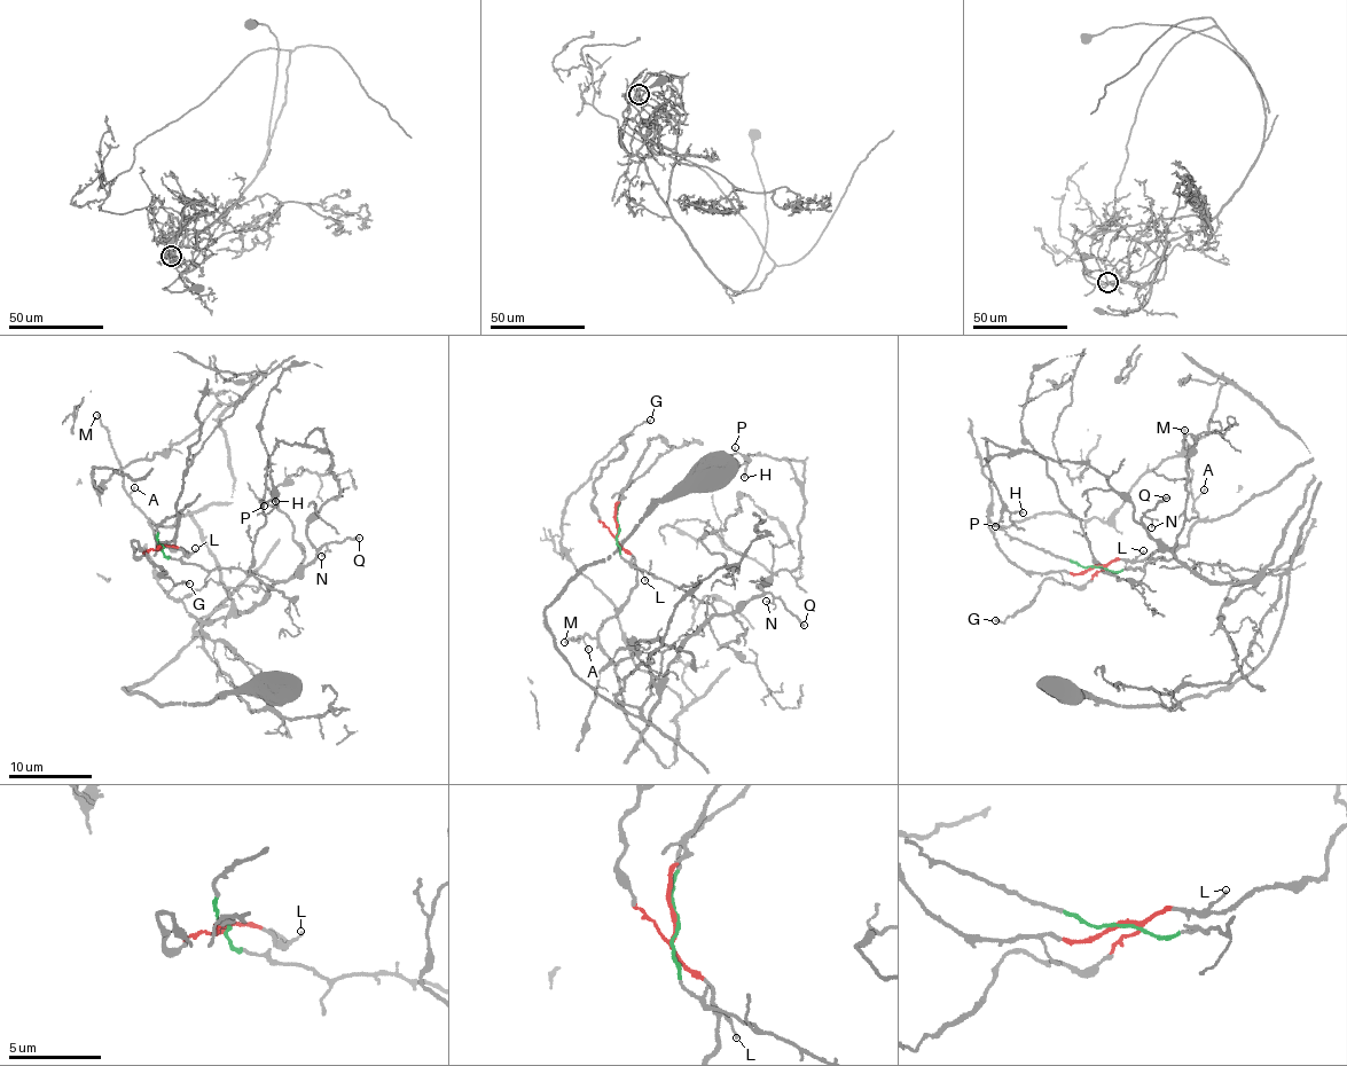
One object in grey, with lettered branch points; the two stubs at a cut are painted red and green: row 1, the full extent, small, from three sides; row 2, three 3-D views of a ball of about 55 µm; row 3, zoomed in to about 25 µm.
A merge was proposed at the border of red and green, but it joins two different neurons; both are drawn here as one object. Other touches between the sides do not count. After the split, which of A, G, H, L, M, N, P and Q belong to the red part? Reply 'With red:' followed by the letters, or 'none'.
With red: A, G, L, M

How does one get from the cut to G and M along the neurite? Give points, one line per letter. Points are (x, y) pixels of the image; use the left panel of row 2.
G: (161, 546), (138, 557), (131, 543), (134, 541), (165, 577), (175, 582), (189, 582)
M: (161, 546), (189, 557), (181, 548), (174, 550), (156, 540), (156, 530), (124, 488), (120, 460), (96, 414)

